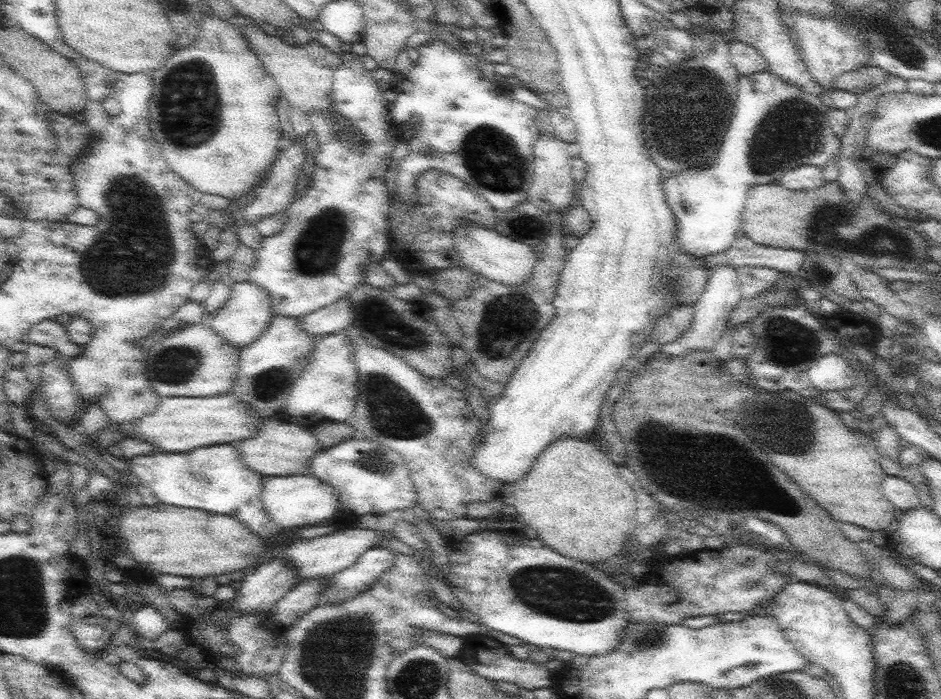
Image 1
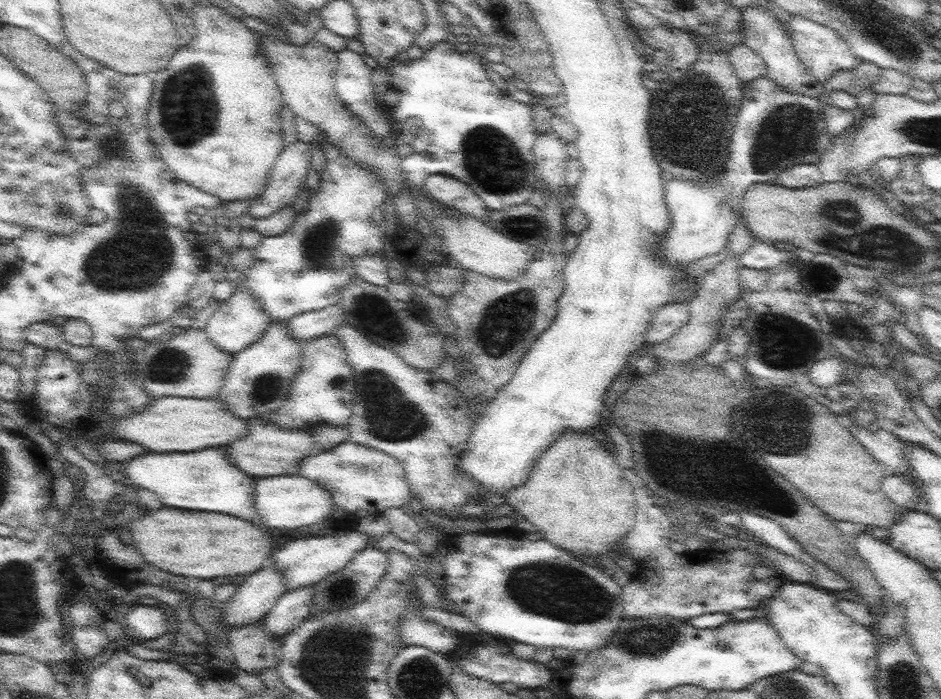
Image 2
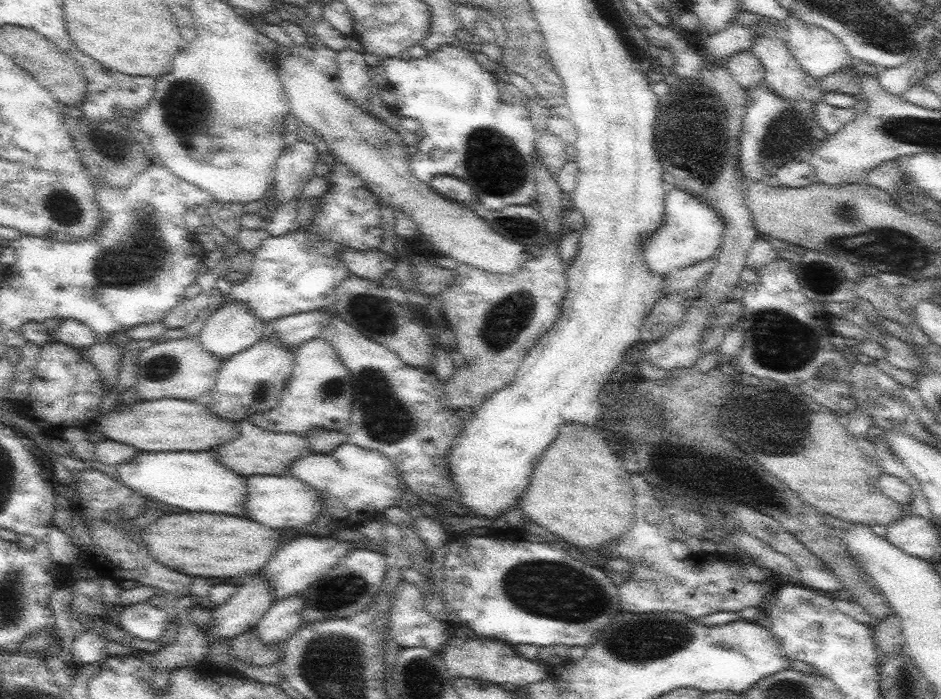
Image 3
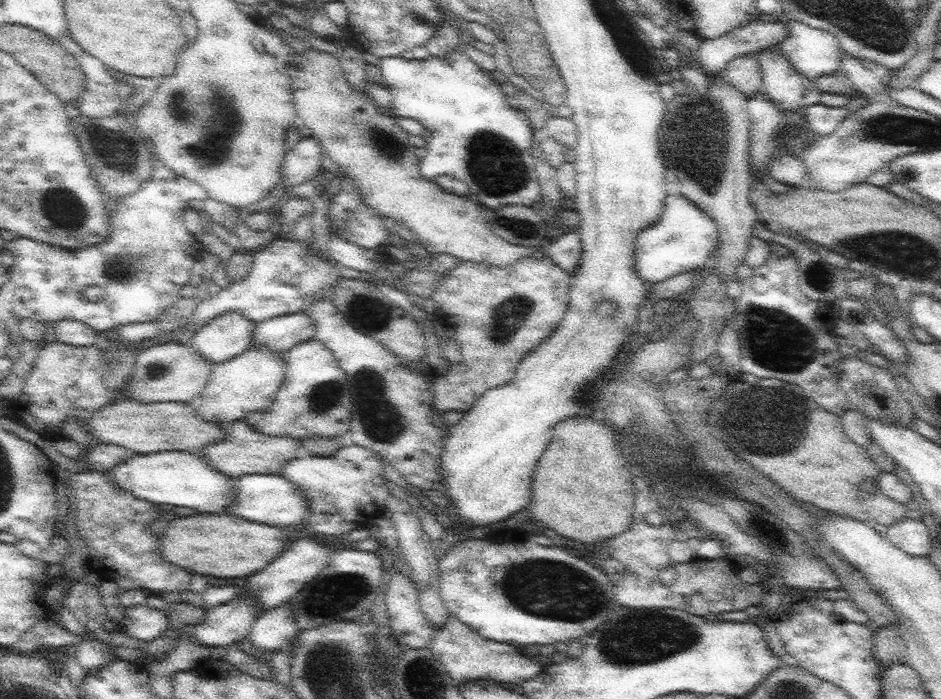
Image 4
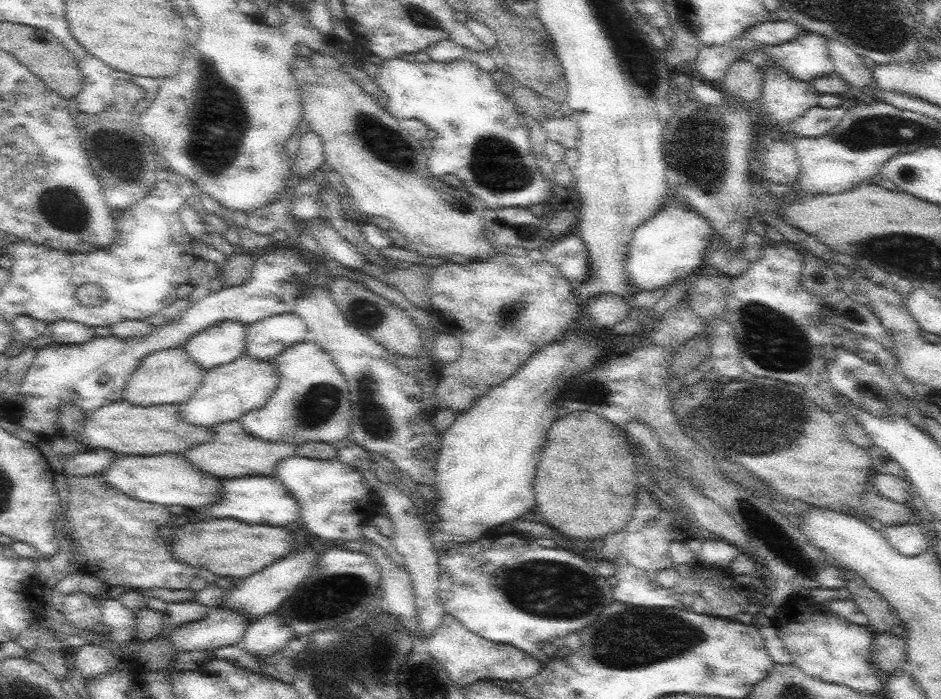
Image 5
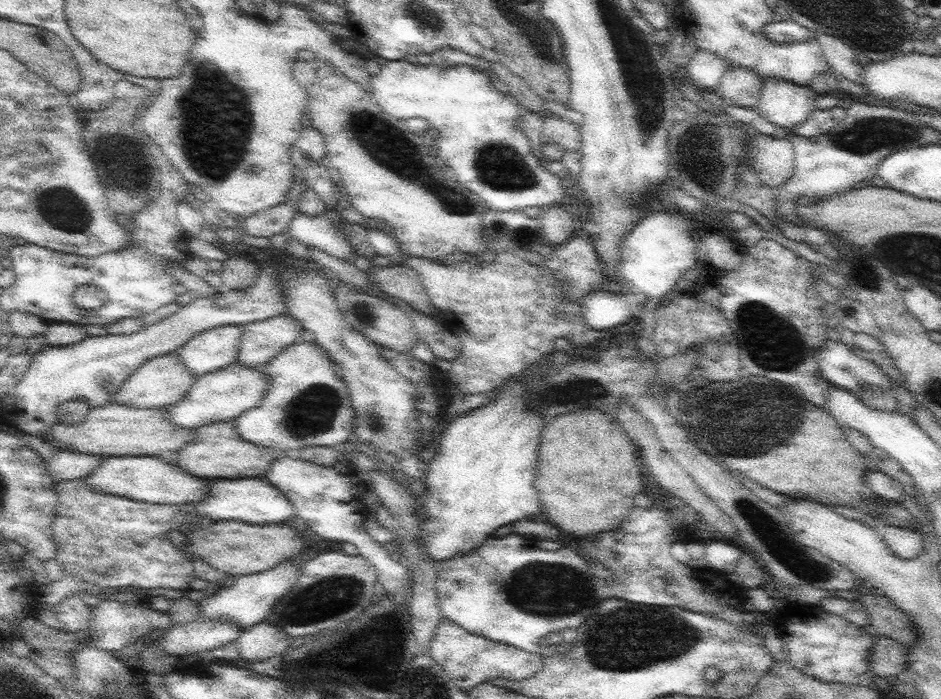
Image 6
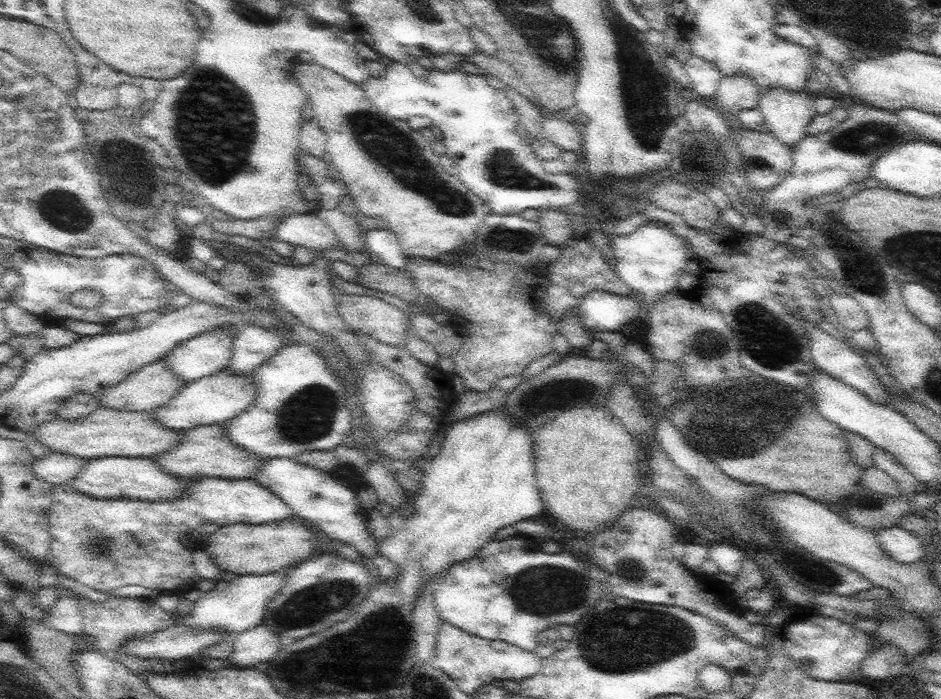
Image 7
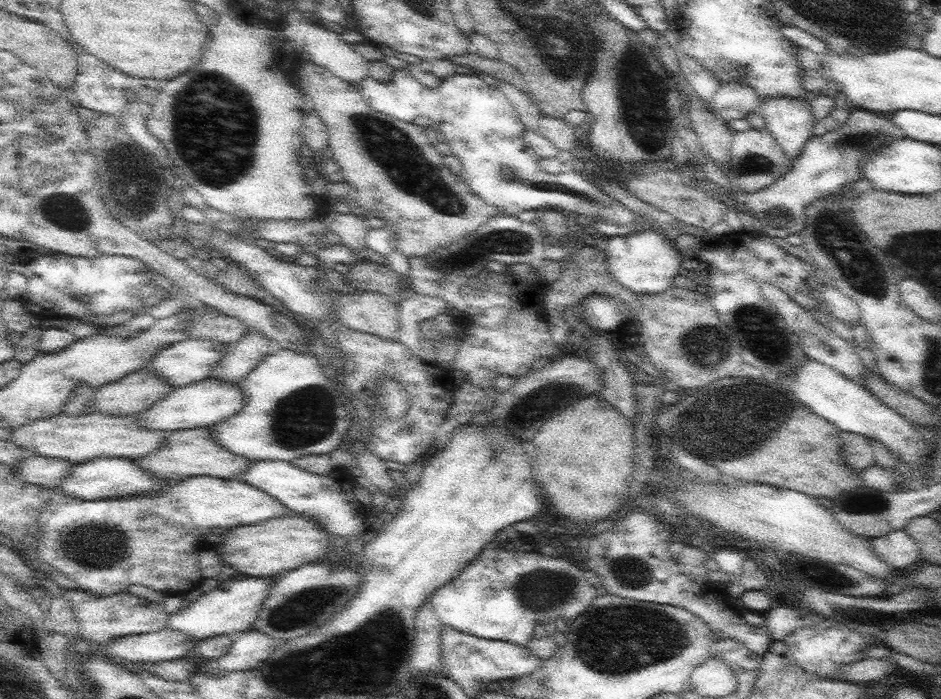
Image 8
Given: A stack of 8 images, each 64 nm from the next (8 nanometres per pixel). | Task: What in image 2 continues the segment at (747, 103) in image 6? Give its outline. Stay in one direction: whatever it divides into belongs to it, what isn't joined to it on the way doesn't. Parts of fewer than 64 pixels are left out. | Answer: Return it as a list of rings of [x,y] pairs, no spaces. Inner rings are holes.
[[[739,44],[739,46],[731,48],[727,58],[729,58],[729,64],[731,64],[735,76],[743,84],[755,82],[757,78],[767,74],[767,66],[765,66],[763,58],[757,52],[753,52],[749,46],[745,46],[745,44]]]

